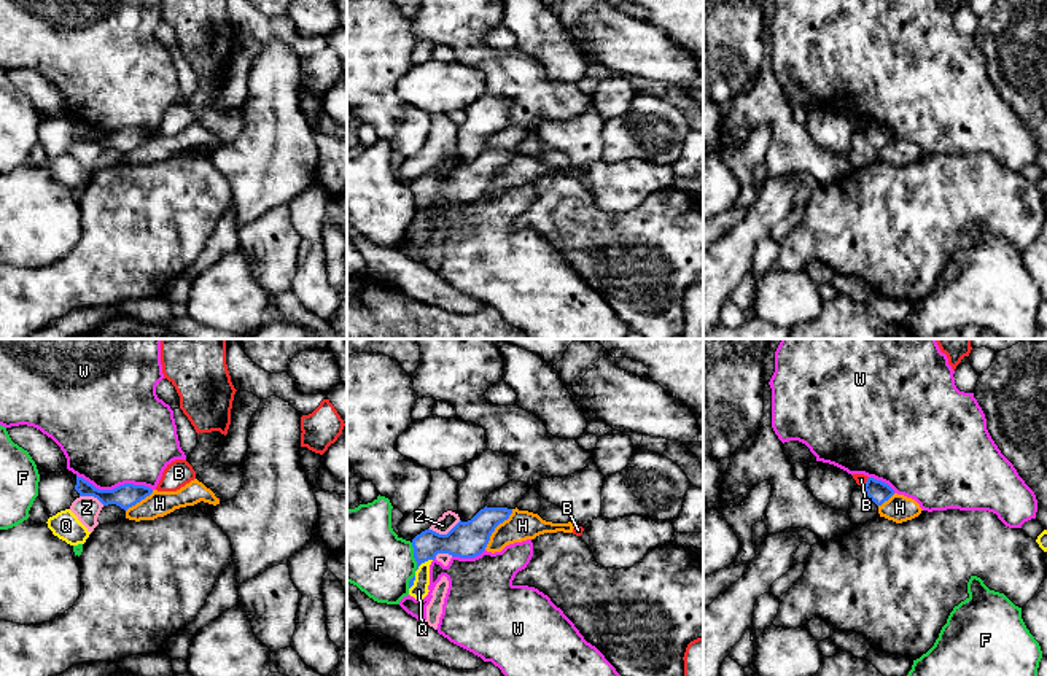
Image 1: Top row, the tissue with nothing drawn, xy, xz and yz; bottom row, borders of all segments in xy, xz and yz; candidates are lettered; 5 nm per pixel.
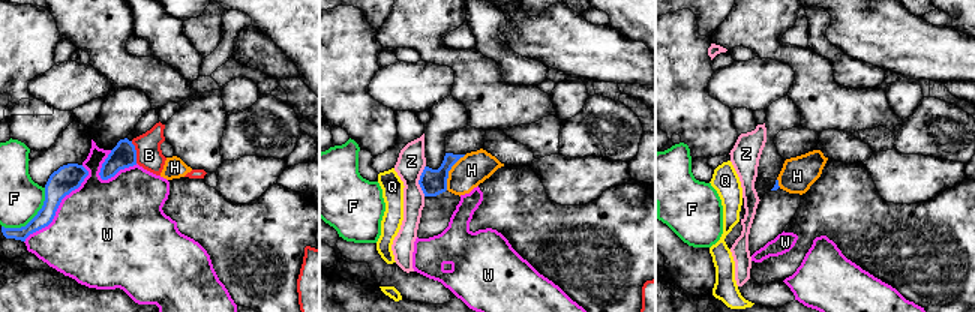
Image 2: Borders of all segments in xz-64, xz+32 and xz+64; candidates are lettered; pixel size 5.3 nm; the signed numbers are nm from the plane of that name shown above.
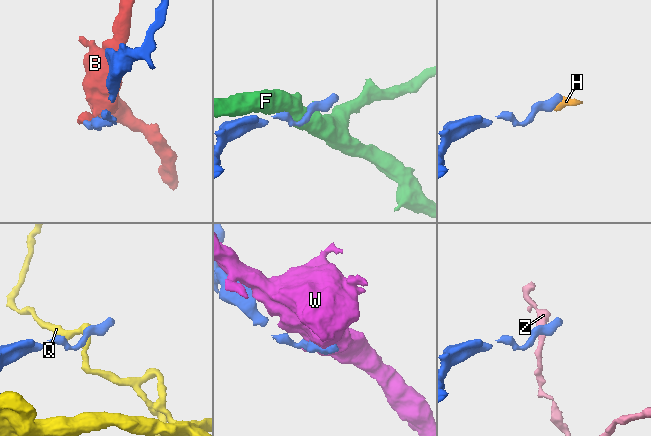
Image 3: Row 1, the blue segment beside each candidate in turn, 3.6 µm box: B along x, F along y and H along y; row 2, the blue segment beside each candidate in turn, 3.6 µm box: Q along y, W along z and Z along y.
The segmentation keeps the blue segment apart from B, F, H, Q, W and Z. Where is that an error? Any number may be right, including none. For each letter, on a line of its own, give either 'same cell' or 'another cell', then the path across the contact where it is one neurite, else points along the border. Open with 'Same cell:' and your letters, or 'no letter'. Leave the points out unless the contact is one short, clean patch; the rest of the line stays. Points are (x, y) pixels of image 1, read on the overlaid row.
Same cell: no letter
B: another cell; border yz (869, 477), (863, 485)
F: another cell
H: another cell; border xz (513, 509), (495, 528), (484, 549)
Q: another cell
W: another cell
Z: another cell; border xz (460, 520), (446, 533), (436, 533), (428, 528)

